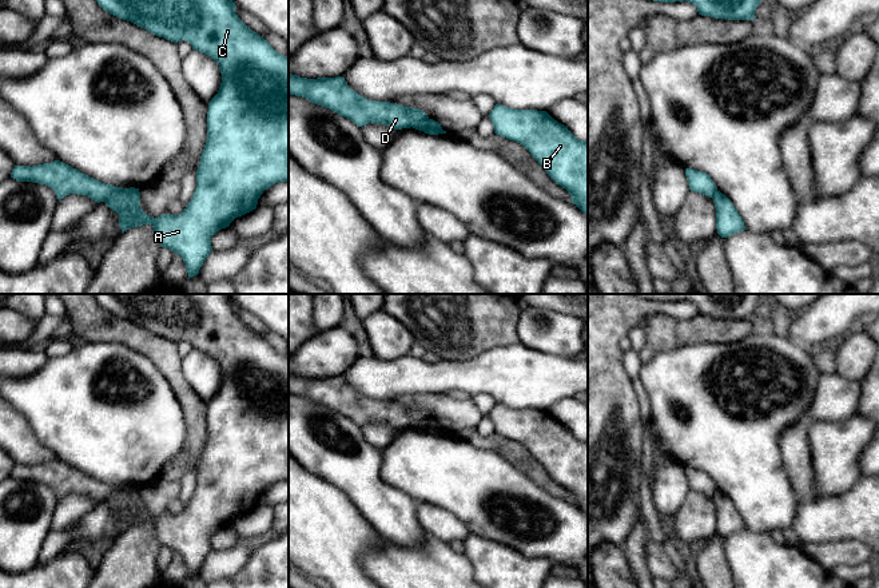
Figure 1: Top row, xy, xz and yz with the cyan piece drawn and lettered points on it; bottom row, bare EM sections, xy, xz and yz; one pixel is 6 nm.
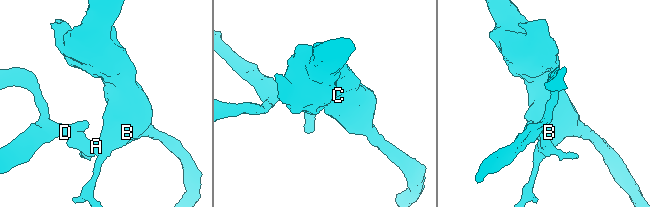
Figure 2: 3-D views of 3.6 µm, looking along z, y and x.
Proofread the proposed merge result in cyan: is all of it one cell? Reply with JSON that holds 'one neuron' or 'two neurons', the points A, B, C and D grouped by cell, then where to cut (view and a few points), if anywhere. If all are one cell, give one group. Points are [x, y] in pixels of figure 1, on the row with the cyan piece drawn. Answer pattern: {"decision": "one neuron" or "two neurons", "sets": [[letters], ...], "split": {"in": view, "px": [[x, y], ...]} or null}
{"decision": "two neurons", "sets": [["A", "B", "C"], ["D"]], "split": {"in": "xy", "px": [[127, 189], [114, 194], [104, 202]]}}

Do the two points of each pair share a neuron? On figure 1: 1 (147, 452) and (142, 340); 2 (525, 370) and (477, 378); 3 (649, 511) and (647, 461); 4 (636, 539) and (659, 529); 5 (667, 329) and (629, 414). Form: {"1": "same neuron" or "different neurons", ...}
{"1": "different neurons", "2": "same neuron", "3": "same neuron", "4": "different neurons", "5": "different neurons"}

